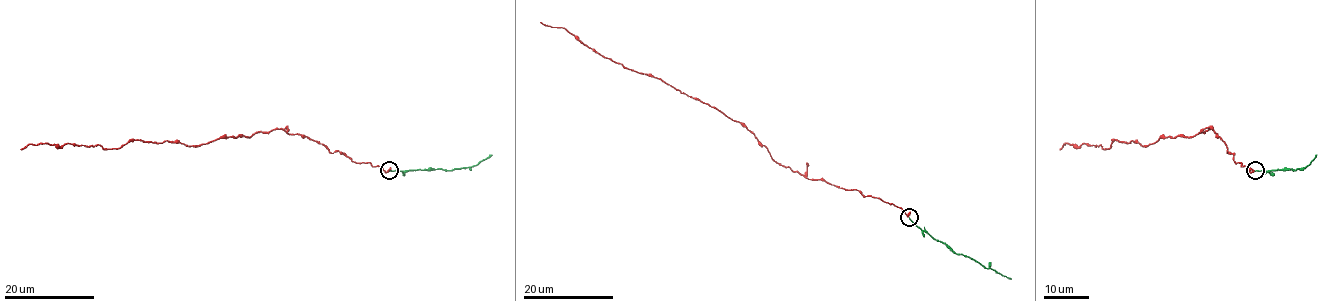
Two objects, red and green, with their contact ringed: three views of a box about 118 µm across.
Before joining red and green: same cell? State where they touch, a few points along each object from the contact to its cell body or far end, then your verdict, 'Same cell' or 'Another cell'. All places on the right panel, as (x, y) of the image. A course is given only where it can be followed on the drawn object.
Place: (1255, 170). Course of red: (1254, 170), (1235, 162), (1212, 129), (1145, 145), (1116, 140), (1108, 149), (1065, 143), (1060, 150). Course of green: (1254, 170), (1301, 169), (1316, 154). Same cell

